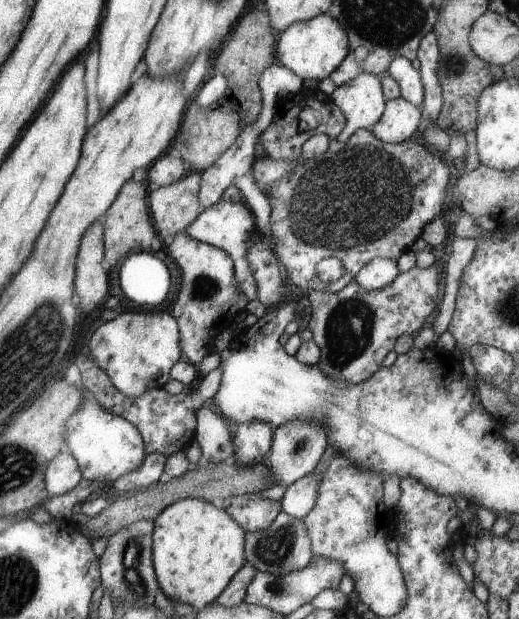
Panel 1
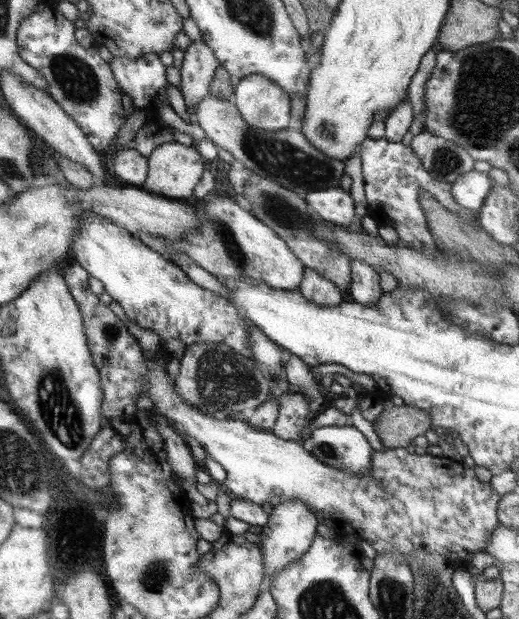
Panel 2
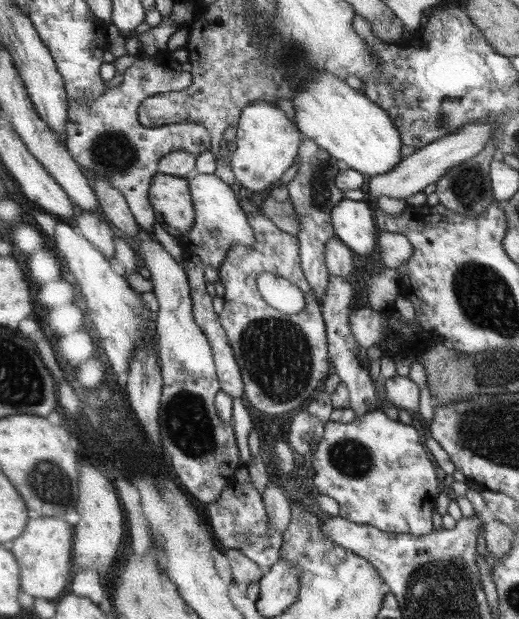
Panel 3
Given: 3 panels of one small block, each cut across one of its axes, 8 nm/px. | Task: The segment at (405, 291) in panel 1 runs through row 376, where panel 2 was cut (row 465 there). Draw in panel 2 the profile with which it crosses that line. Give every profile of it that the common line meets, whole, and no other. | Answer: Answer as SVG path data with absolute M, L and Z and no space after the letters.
M352 424L315 428L302 444L334 468L369 475L374 448L367 436Z

